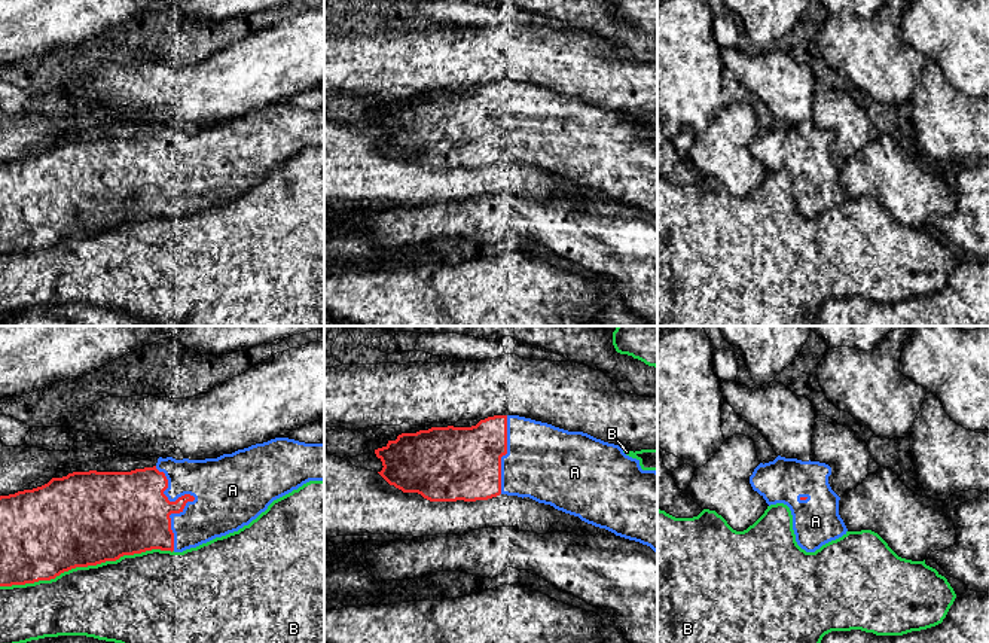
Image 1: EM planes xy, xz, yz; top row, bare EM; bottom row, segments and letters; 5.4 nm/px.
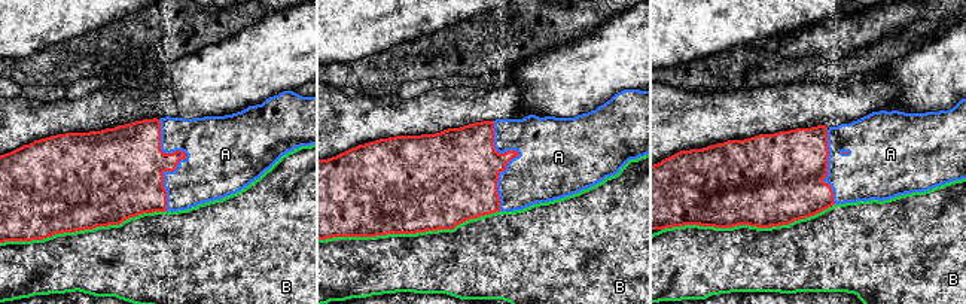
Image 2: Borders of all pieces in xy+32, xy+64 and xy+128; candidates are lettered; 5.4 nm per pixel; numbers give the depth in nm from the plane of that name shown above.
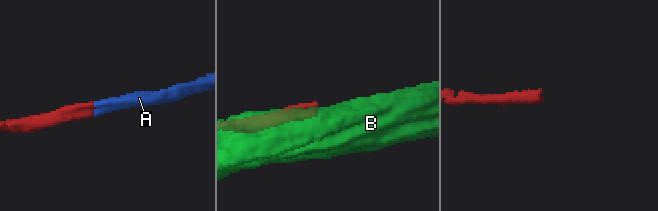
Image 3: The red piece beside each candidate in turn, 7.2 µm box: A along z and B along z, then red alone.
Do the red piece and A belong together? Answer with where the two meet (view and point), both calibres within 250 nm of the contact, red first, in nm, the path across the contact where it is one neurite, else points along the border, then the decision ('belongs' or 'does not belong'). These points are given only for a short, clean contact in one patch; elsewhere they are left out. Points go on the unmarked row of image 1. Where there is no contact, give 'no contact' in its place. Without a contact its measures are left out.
meets red in xy at (194, 165); 240 nm thick on the red side, 400 nm on the other; belongs

